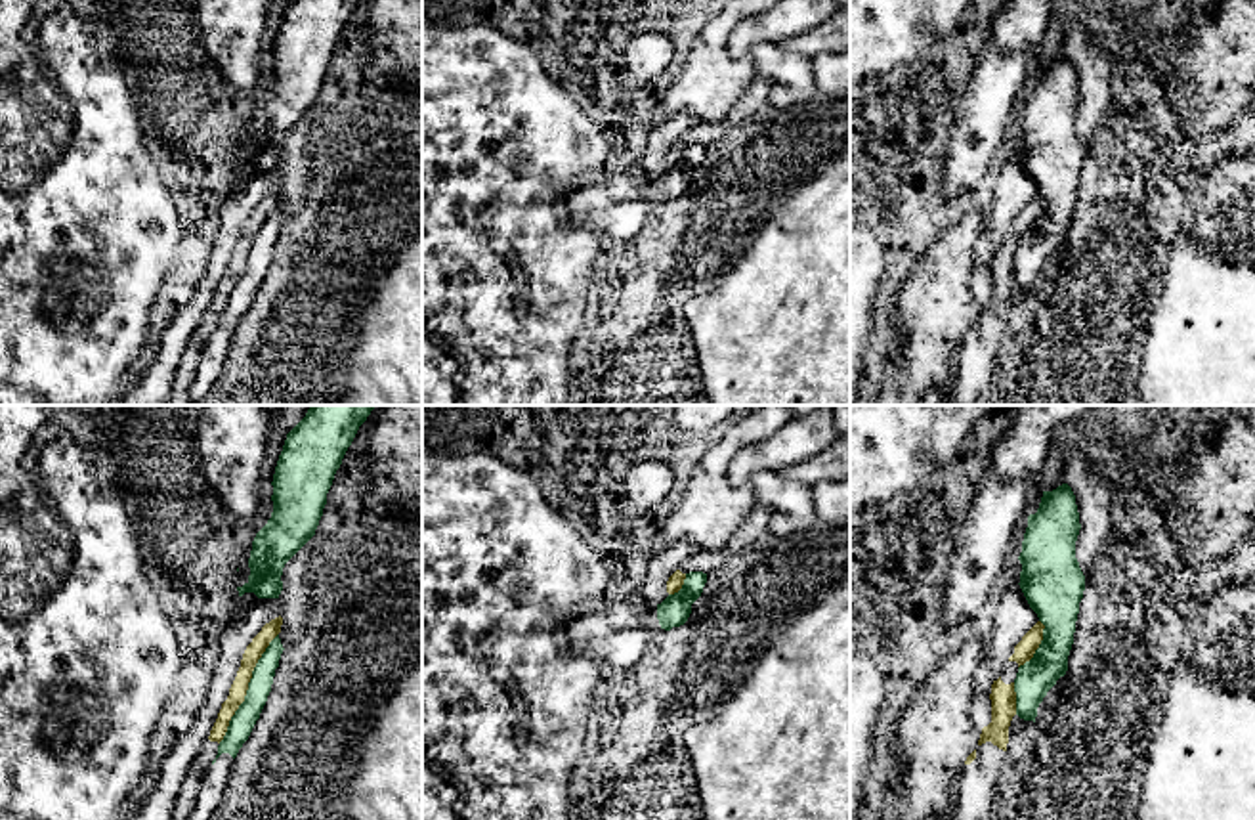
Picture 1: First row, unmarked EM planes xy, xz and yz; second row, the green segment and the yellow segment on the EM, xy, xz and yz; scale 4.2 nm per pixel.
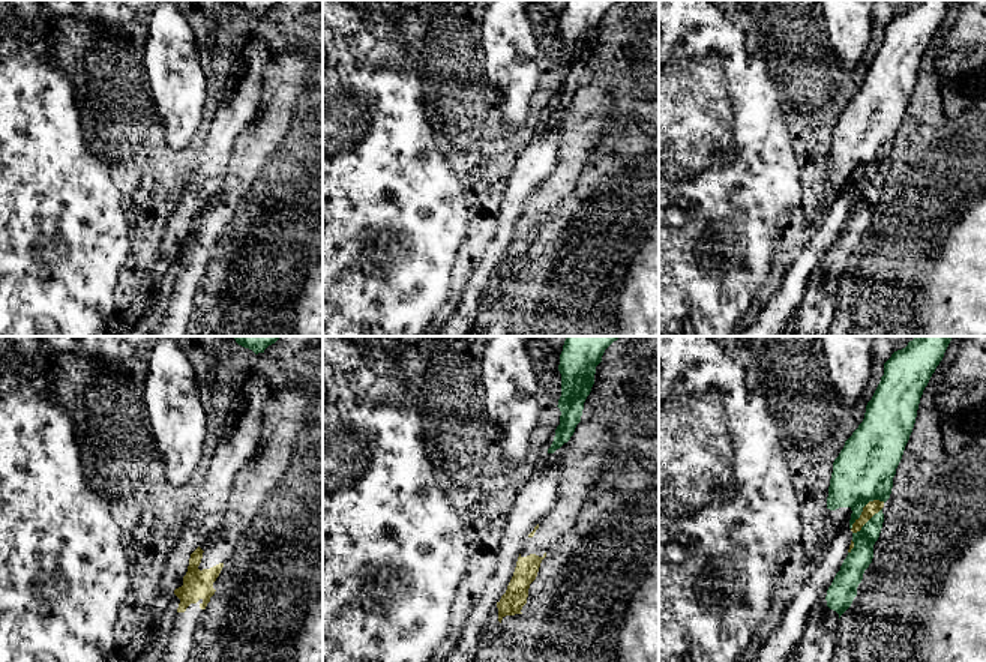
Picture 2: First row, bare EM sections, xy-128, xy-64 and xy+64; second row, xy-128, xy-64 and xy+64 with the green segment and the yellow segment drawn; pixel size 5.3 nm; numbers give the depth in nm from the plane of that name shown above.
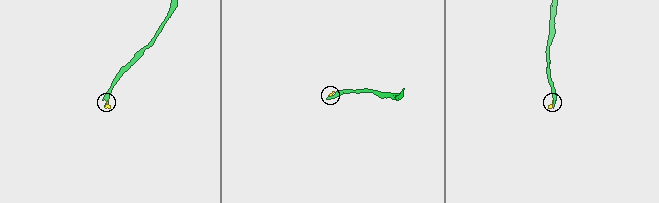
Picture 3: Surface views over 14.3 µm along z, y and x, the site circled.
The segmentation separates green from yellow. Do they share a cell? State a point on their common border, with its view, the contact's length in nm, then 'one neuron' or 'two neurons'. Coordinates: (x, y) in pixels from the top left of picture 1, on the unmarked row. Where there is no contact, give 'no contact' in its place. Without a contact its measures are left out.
meets green in xy at (249, 260); contact 550 nm long; two neurons

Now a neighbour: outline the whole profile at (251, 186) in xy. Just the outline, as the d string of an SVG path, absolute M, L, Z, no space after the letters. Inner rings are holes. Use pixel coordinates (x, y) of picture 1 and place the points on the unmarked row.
M245 164L235 176L235 187L227 195L220 212L220 229L210 254L208 270L195 287L189 300L168 323L153 363L141 373L136 386L124 392L117 405L168 405L172 386L191 334L208 313L222 275L241 239L243 226L266 195L281 187L279 170L258 170Z

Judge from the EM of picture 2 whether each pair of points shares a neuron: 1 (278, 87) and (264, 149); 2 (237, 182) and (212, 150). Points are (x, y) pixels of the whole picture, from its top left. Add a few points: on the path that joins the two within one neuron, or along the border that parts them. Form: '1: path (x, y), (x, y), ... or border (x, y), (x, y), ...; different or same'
1: path (276, 102), (273, 119), (266, 134); same
2: border (240, 132), (227, 165); different

